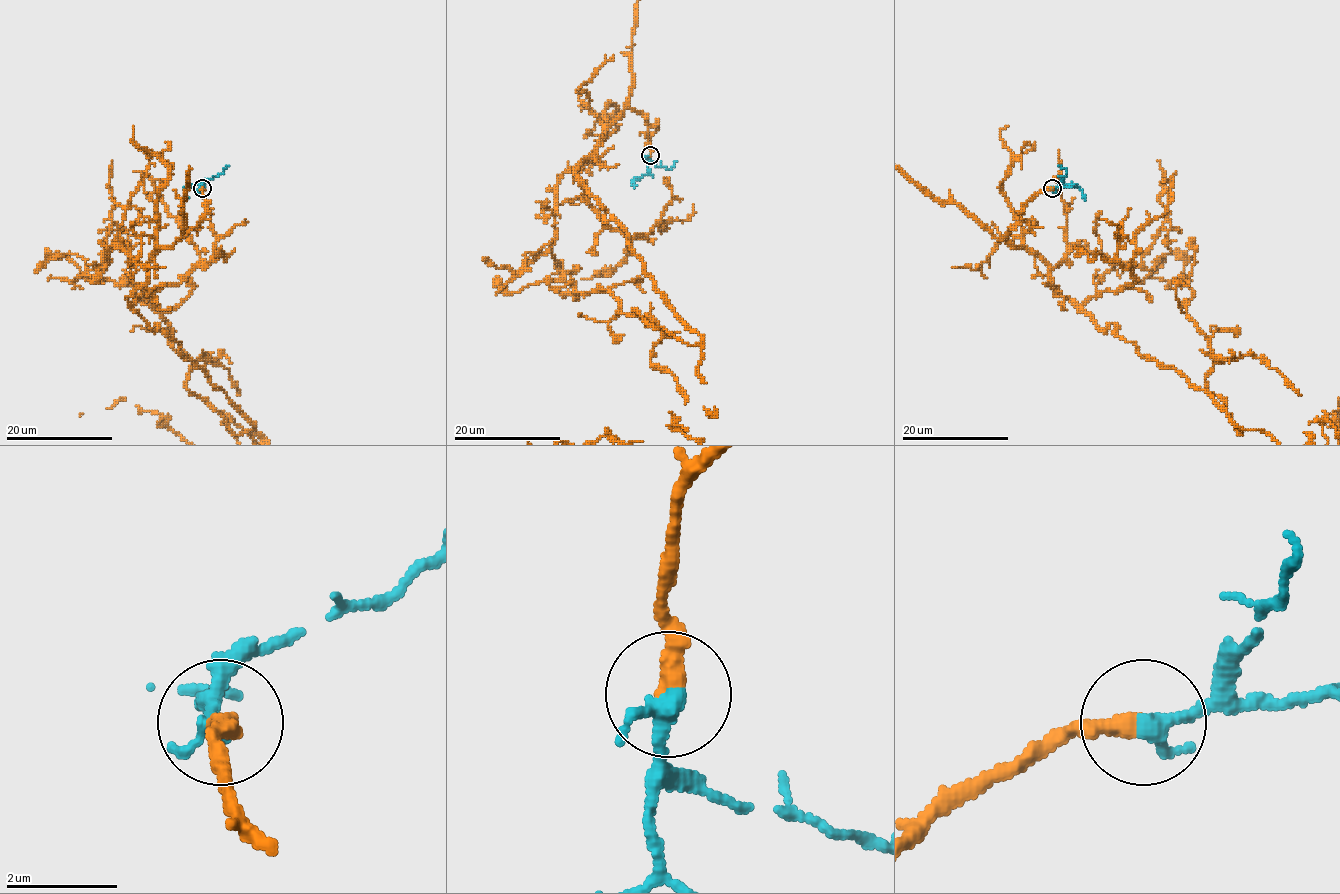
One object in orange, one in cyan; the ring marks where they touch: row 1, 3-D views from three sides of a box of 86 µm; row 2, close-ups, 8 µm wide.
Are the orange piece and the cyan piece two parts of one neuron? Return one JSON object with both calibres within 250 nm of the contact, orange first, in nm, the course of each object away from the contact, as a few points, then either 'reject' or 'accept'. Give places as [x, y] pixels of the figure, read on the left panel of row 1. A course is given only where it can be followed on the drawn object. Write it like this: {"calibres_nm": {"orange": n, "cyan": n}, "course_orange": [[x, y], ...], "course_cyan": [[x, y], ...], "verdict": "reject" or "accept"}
{"calibres_nm": {"orange": 360, "cyan": 280}, "course_cyan": [[201, 188], [189, 185], [185, 190], [188, 198]], "verdict": "accept"}

